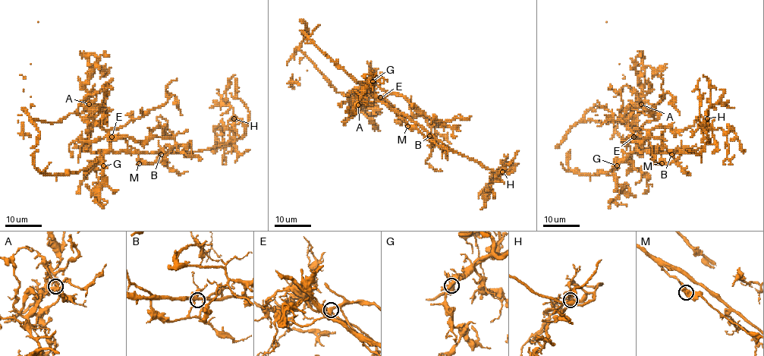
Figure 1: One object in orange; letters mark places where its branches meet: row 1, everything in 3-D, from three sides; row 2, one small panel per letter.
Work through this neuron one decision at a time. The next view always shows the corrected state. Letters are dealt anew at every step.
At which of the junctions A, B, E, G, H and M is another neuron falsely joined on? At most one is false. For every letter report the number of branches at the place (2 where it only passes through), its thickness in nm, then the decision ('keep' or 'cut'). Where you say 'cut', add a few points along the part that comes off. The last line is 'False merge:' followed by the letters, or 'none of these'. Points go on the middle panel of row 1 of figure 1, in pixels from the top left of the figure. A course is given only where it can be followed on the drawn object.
A: 5 branches meet; 340 nm thick; cut; foreign part runs (357, 105), (338, 92), (299, 48), (293, 59), (299, 61), (299, 79), (289, 87), (299, 83), (306, 70)
B: 5 branches meet; 340 nm thick; keep
E: 4 branches meet; 360 nm thick; keep
G: 4 branches meet; 320 nm thick; keep
H: 4 branches meet; 360 nm thick; keep
M: 4 branches meet; 400 nm thick; keep
False merge: A

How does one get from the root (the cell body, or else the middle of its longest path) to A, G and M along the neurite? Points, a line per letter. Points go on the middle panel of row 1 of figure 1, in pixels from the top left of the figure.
A: (379, 101), (371, 92), (363, 92), (357, 105)
G: (379, 101), (369, 86), (372, 81)
M: (379, 101), (386, 104), (407, 126)

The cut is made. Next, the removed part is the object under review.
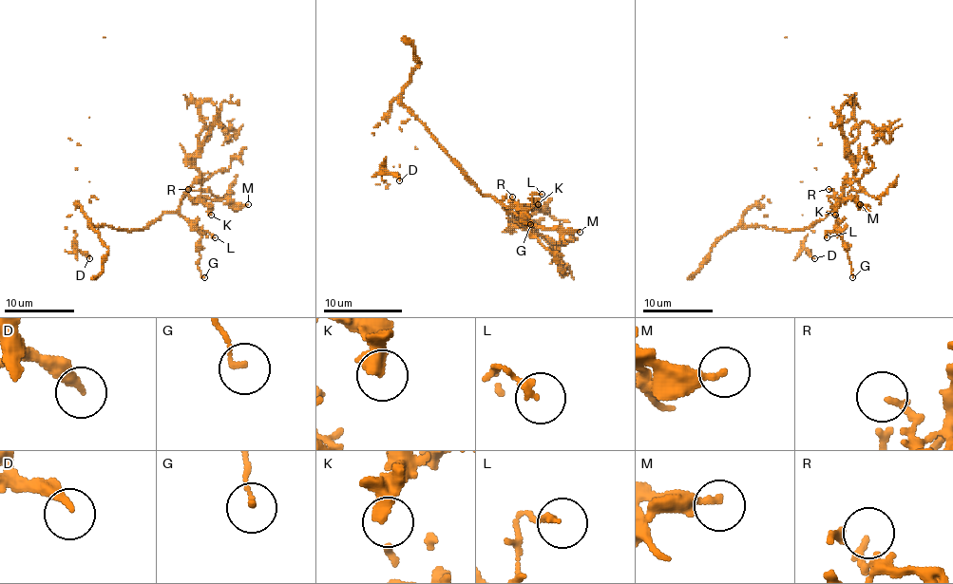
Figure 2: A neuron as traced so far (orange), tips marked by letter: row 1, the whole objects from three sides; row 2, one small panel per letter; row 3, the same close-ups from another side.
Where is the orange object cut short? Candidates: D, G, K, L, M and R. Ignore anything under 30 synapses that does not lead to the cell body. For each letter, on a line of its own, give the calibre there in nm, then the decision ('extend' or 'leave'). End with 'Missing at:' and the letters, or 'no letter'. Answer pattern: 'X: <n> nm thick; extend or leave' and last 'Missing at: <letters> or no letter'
D: 260 nm thick; leave
G: 150 nm thick; leave
K: 320 nm thick; leave
L: 190 nm thick; leave
M: 260 nm thick; leave
R: 190 nm thick; leave
Missing at: no letter

